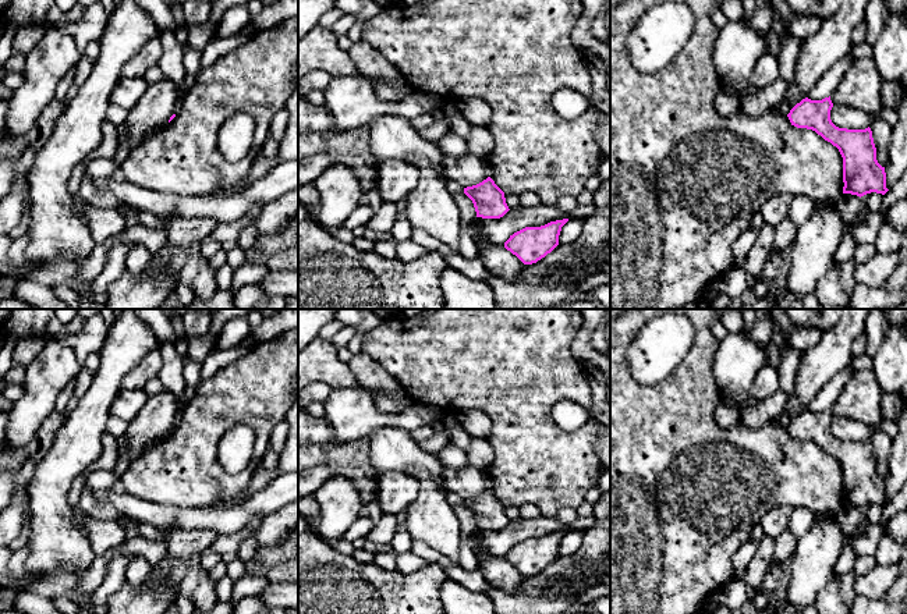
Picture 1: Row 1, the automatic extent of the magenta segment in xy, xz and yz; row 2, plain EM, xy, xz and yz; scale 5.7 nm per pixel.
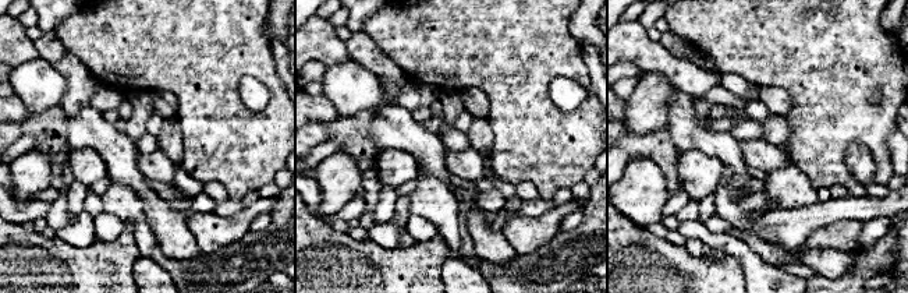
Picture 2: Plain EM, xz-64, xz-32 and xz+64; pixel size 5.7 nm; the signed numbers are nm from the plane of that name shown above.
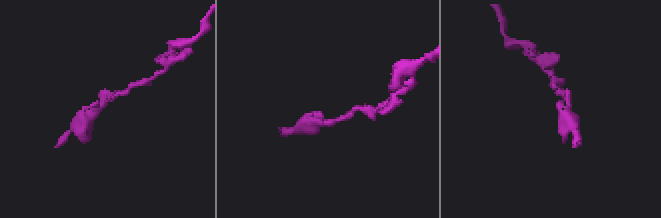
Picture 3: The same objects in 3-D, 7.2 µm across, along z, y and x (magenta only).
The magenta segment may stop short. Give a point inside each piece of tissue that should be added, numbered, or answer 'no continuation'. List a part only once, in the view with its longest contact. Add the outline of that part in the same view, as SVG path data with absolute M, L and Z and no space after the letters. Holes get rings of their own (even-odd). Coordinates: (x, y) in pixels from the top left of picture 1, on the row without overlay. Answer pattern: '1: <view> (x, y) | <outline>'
no continuation

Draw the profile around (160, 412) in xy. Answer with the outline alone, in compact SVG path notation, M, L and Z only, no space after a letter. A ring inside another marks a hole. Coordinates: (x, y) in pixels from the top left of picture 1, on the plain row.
M171 391L149 397L134 420L128 423L125 432L125 450L132 454L141 454L146 448L163 440L170 429L177 425L180 407Z

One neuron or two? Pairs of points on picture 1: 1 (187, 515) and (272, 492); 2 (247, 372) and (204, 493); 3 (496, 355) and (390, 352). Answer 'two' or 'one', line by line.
1: one
2: one
3: one

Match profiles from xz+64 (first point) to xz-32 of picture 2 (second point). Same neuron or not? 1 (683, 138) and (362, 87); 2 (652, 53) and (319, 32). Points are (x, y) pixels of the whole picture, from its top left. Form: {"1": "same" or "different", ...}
{"1": "different", "2": "same"}

